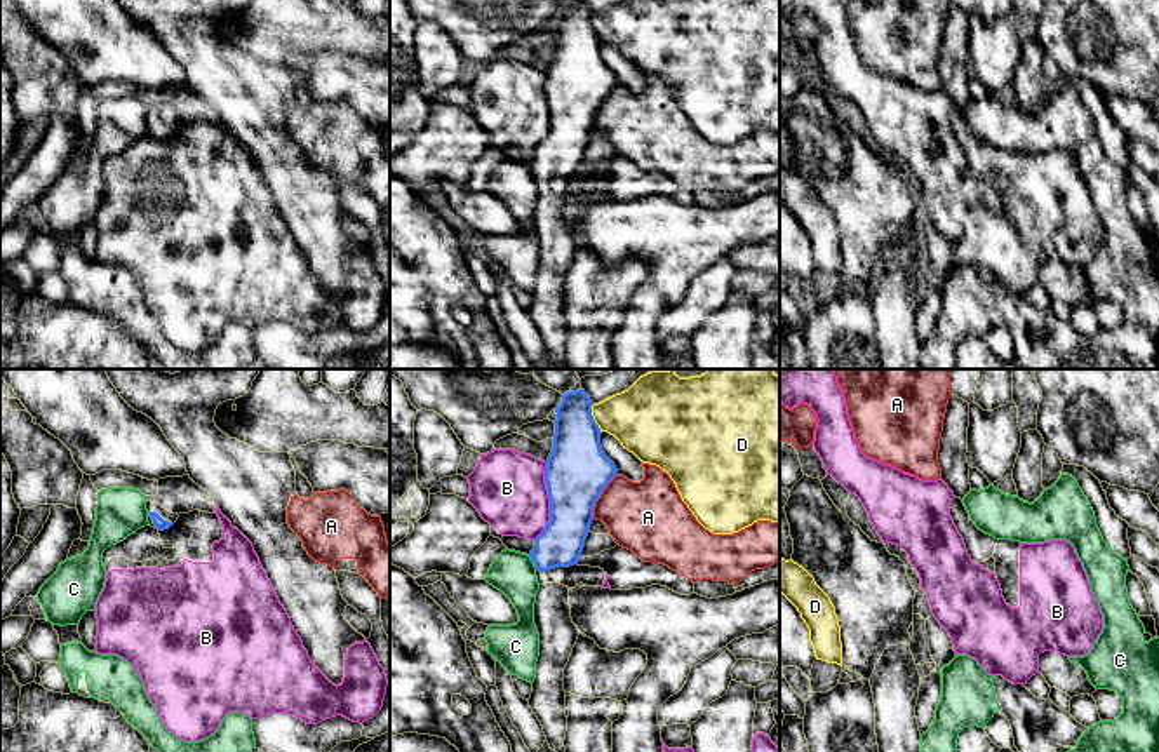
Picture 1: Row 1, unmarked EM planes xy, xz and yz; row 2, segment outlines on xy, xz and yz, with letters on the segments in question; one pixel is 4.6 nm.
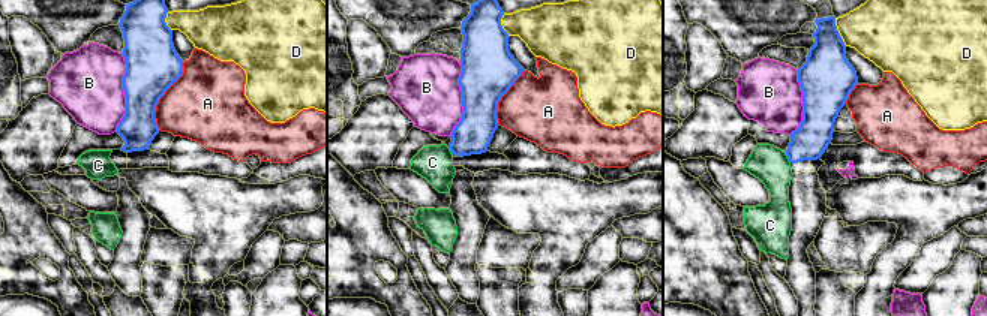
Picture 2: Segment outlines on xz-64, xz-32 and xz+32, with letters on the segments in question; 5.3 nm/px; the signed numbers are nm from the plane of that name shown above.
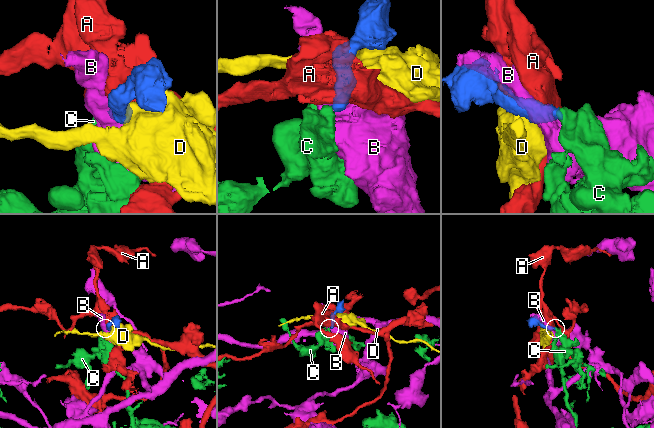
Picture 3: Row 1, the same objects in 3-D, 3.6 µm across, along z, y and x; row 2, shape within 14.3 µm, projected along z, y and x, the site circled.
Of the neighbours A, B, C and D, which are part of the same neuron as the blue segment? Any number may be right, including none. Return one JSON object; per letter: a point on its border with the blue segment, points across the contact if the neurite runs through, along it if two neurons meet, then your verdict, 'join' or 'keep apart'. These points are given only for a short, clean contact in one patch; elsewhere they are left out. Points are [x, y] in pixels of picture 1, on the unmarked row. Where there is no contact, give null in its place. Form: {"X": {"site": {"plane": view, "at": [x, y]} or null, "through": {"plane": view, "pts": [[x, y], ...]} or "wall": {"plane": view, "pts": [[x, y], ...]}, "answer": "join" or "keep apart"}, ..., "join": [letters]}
{"A": {"site": {"plane": "xz", "at": [601, 103]}, "answer": "keep apart"}, "B": {"site": {"plane": "xz", "at": [550, 112]}, "answer": "keep apart"}, "C": {"site": {"plane": "xz", "at": [533, 173]}, "wall": {"plane": "xz", "pts": [[528, 166], [536, 178]]}, "answer": "keep apart"}, "D": {"site": {"plane": "xz", "at": [592, 28]}, "wall": {"plane": "xz", "pts": [[592, 14], [592, 28], [601, 42]]}, "answer": "keep apart"}, "join": []}

